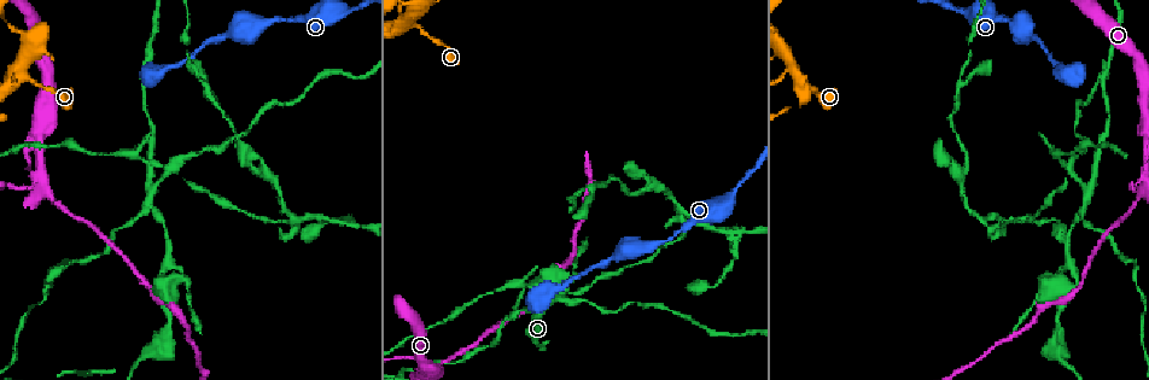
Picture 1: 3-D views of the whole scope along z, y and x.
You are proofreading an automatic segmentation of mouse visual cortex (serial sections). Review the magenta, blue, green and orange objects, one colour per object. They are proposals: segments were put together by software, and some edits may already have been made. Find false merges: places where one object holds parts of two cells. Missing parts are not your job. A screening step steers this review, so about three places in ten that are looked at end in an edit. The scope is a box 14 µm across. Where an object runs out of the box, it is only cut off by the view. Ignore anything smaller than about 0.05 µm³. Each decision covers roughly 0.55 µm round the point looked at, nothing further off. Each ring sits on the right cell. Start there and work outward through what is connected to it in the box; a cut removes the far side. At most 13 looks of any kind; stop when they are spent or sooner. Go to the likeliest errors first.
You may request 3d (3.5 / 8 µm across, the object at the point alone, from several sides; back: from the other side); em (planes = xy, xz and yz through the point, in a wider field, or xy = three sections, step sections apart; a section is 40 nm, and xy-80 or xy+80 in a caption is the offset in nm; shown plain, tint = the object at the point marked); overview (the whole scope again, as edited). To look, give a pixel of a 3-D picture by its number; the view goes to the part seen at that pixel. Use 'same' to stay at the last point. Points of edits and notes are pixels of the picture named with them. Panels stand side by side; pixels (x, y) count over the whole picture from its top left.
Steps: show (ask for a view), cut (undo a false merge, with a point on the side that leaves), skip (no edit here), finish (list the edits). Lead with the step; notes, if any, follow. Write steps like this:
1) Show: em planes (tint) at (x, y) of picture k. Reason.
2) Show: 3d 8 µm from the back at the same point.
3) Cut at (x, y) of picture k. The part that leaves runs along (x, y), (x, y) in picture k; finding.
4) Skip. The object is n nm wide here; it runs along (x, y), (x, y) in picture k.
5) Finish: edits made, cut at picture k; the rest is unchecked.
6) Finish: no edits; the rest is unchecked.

Show: 3d 3.5 µm at (1136, 184) of picture 1. Four arms meet.

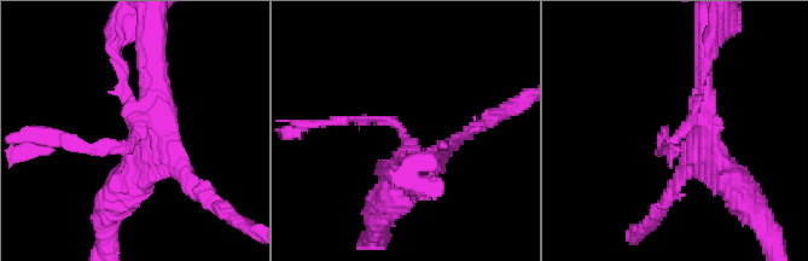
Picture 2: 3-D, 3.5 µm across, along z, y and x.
Show: em xy step 5 (tint) at (405, 139) of picture 2. 4 arms meet here; the arms are 100, 250, 250, 350 nm wide.

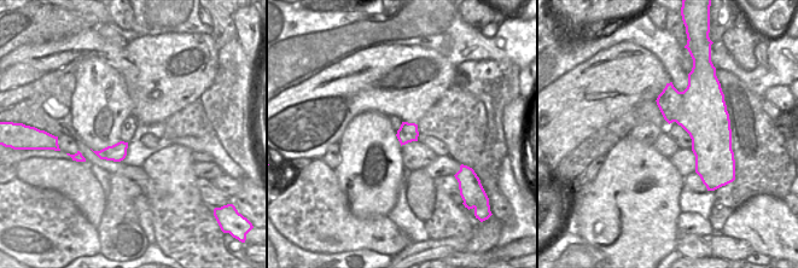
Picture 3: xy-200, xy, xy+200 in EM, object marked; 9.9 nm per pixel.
Show: em xy step 1 (tint) at the same point. Another direction.

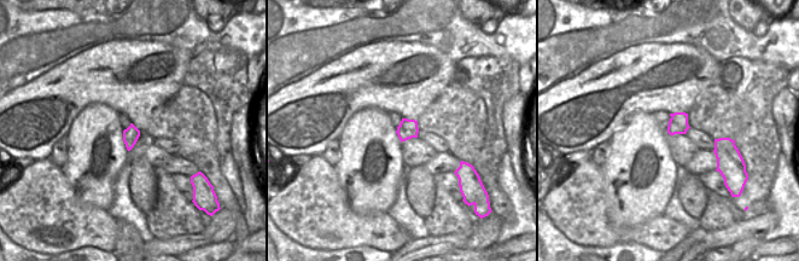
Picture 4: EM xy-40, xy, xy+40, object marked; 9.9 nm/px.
Cut at (121, 148) of picture 2. The part that leaves runs along (120, 34), (116, 59), (127, 75) in picture 2; two cells meet here.

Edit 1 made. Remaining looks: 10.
Show: overview.

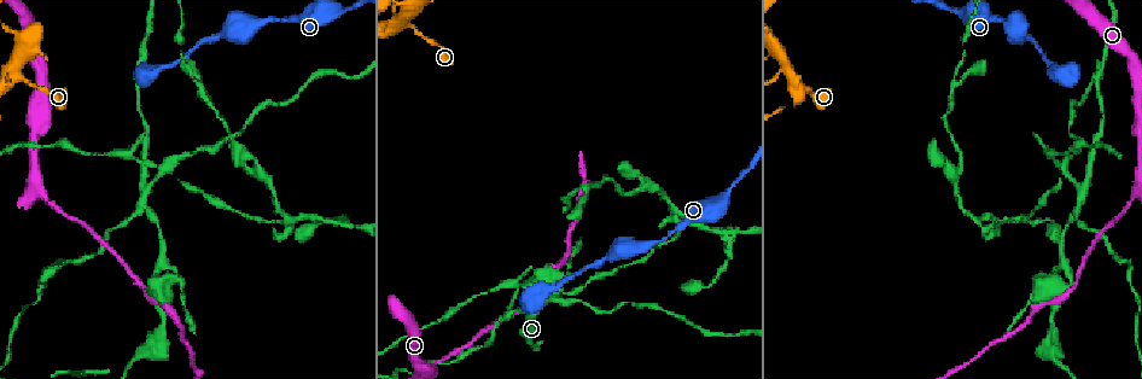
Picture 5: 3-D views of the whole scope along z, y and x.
Show: 3d 3.5 µm at (1061, 291) of picture 5. A narrow waist.

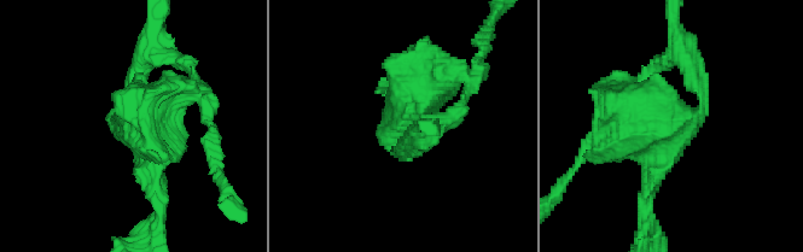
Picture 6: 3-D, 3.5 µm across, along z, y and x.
Show: em planes (tint) at (670, 121) of picture 6.

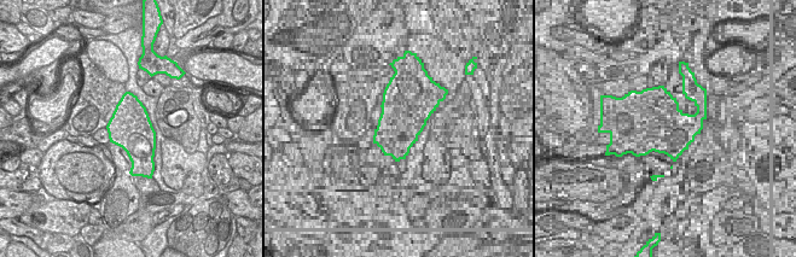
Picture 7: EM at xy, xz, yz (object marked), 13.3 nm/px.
Skip. It runs along (405, 153), (412, 94), (471, 76) in picture 6; all the same cell.

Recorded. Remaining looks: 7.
Show: 3d 3.5 µm at (792, 74) of picture 5. Four or more arms meet.

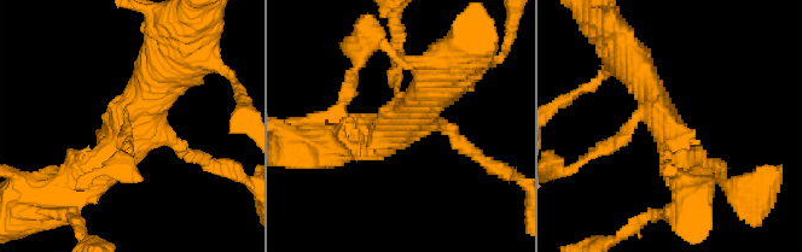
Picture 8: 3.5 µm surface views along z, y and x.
Show: em planes (tint) at (151, 126) of picture 8. 4 arms meet here; the arms are 150, 150, 400, 450 nm wide; need the tissue.

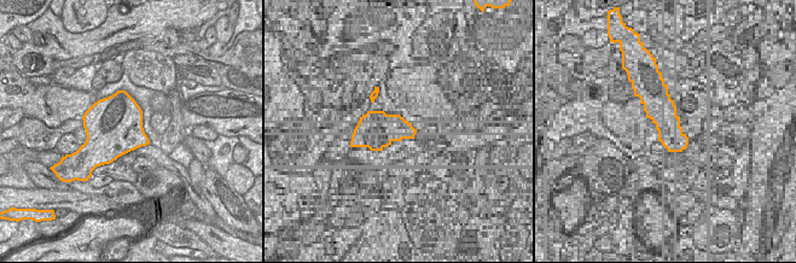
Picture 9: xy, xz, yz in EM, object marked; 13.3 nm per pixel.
Skip. The object is 750 nm wide here; it runs along (704, 164), (667, 135), (629, 60) in picture 8; one cell here.

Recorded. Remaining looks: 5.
Show: 3d 3.5 µm at (334, 13) of picture 5. Thick turns thin.

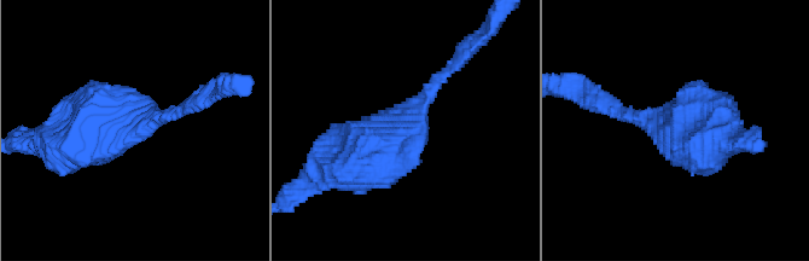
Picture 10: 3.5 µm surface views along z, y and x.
Show: em xy step 3 (tint) at (660, 129) of picture 10. Now the EM.

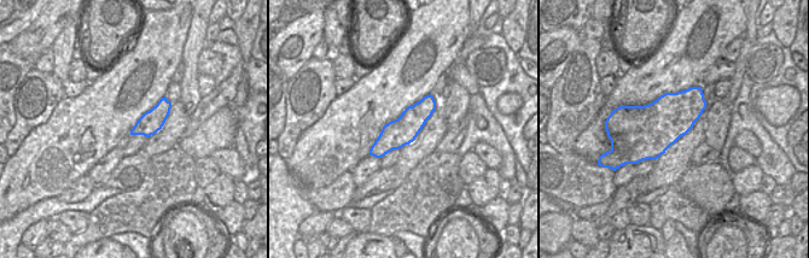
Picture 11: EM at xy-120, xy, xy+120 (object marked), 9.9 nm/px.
Skip. Continuous, no second cell.

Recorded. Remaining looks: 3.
Finish: edits made, cut at picture 2; the rest is unchecked.

